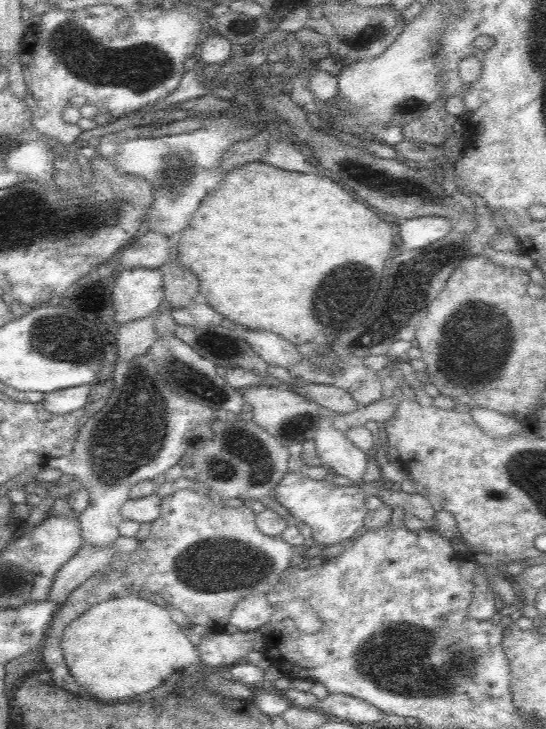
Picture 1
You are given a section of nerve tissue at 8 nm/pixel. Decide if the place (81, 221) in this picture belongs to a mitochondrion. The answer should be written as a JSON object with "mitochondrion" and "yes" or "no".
{"mitochondrion":"no"}

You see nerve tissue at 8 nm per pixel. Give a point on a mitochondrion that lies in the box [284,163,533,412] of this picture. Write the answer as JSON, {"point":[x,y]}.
{"point":[398,300]}

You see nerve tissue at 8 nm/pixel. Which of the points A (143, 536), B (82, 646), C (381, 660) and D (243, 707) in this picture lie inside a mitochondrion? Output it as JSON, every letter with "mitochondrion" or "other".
{"A":"other","B":"other","C":"mitochondrion","D":"other"}

